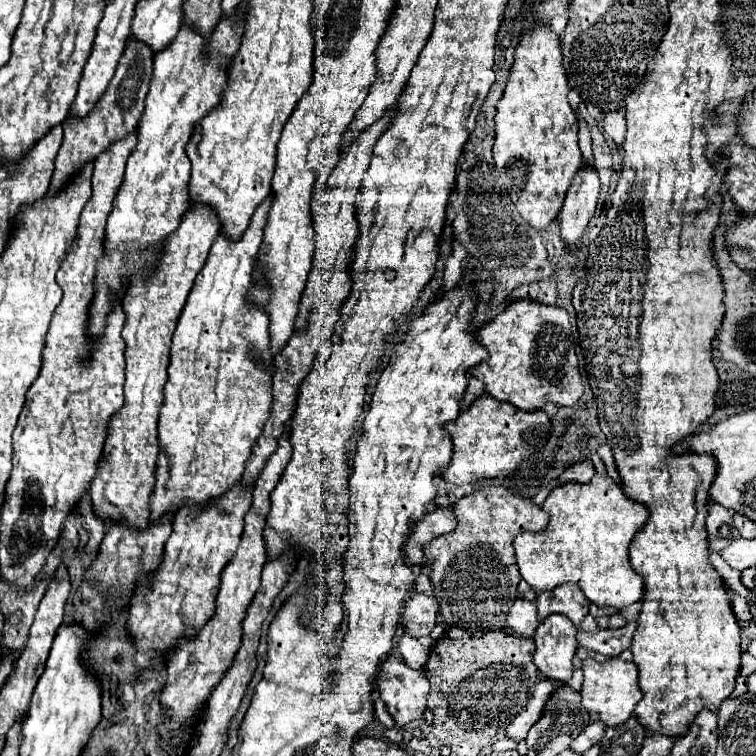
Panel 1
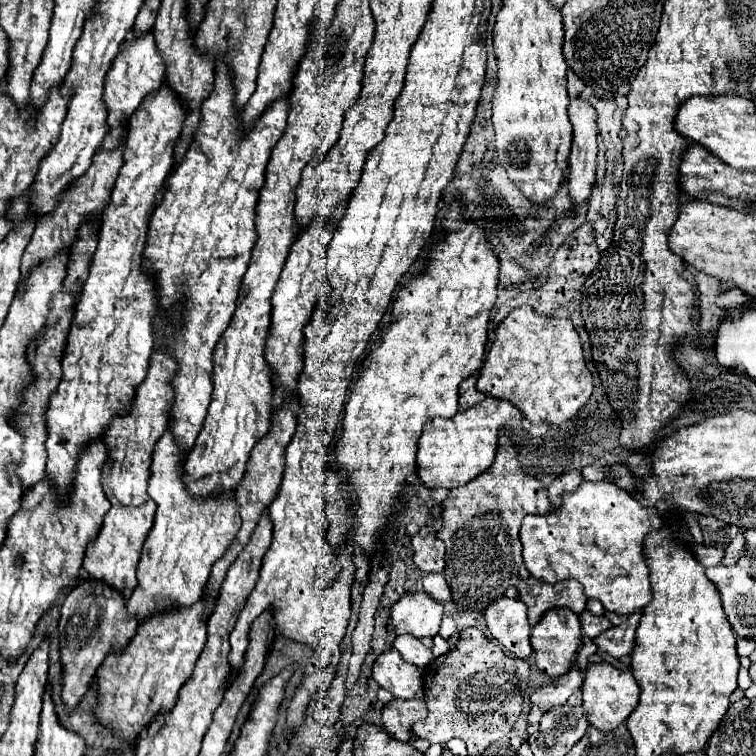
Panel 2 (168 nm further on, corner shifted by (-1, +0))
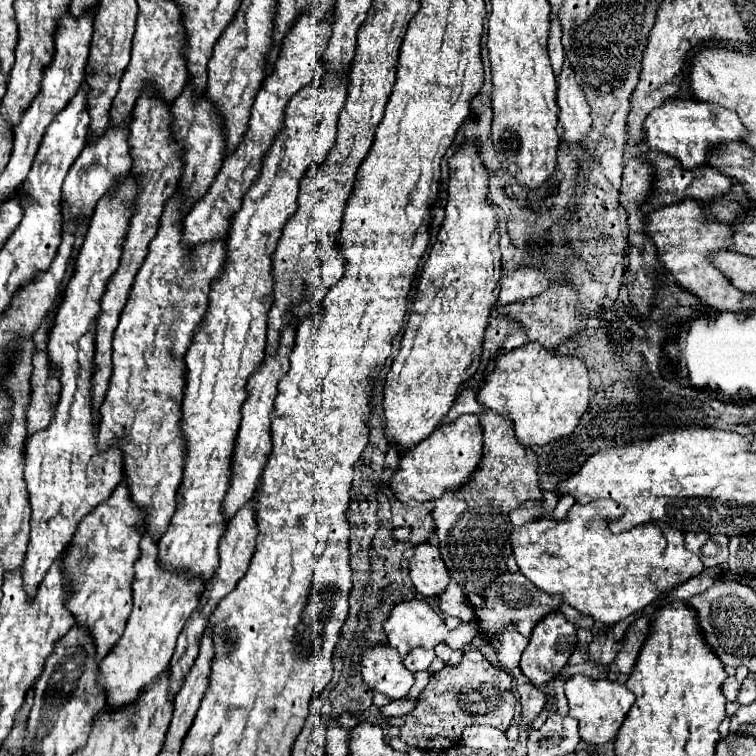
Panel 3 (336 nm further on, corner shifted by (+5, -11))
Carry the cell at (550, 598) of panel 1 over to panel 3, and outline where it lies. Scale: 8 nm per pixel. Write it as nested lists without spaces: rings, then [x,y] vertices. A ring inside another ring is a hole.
[[[505,572],[505,574],[499,574],[495,582],[491,582],[491,586],[487,586],[483,592],[479,592],[479,596],[483,598],[483,606],[475,608],[475,622],[479,626],[479,632],[483,636],[489,638],[491,642],[491,636],[495,636],[497,630],[501,630],[503,626],[507,626],[509,622],[515,624],[517,632],[523,634],[523,636],[531,636],[531,630],[535,628],[535,624],[551,614],[551,612],[557,612],[559,610],[559,604],[563,602],[561,596],[549,596],[541,590],[535,588],[533,582],[525,580],[525,576],[521,576],[519,572],[511,574],[511,572]]]

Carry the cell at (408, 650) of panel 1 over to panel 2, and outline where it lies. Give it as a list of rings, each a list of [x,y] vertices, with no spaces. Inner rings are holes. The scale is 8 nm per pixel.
[[[397,637],[393,647],[401,653],[401,657],[407,663],[411,663],[415,667],[425,667],[435,659],[431,649],[425,647],[417,637]]]

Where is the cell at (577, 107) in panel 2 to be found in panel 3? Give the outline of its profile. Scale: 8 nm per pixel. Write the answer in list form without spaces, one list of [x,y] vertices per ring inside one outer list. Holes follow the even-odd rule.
[[[565,64],[559,78],[557,104],[559,104],[559,124],[563,138],[567,142],[579,142],[591,130],[589,106],[585,102],[585,92],[575,80],[575,72]]]

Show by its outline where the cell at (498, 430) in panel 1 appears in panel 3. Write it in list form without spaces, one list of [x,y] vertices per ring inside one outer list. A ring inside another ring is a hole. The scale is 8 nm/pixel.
[[[473,414],[459,416],[451,424],[443,424],[433,432],[433,436],[425,438],[421,444],[405,450],[401,454],[401,462],[397,472],[389,480],[389,488],[393,490],[395,498],[407,506],[415,506],[417,502],[435,500],[439,494],[451,490],[455,492],[465,484],[475,468],[481,462],[481,448],[483,448],[483,432],[479,426],[479,418]]]

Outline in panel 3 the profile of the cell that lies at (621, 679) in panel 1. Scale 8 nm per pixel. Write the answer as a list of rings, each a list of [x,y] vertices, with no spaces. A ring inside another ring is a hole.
[[[575,674],[565,682],[565,696],[569,704],[569,716],[579,722],[579,736],[587,744],[605,744],[613,740],[635,702],[635,694],[617,680],[593,680],[583,674]]]

